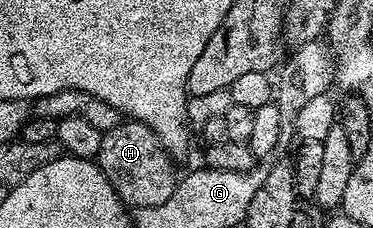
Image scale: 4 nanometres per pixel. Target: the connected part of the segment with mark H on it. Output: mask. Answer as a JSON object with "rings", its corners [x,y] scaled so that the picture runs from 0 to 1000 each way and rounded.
{"rings":[[[338,522],[308,553],[308,570],[279,579],[255,711],[276,746],[287,798],[298,798],[324,890],[349,917],[426,904],[426,886],[448,886],[480,785],[477,759],[464,759],[464,689],[448,680],[418,588],[367,526]]]}

